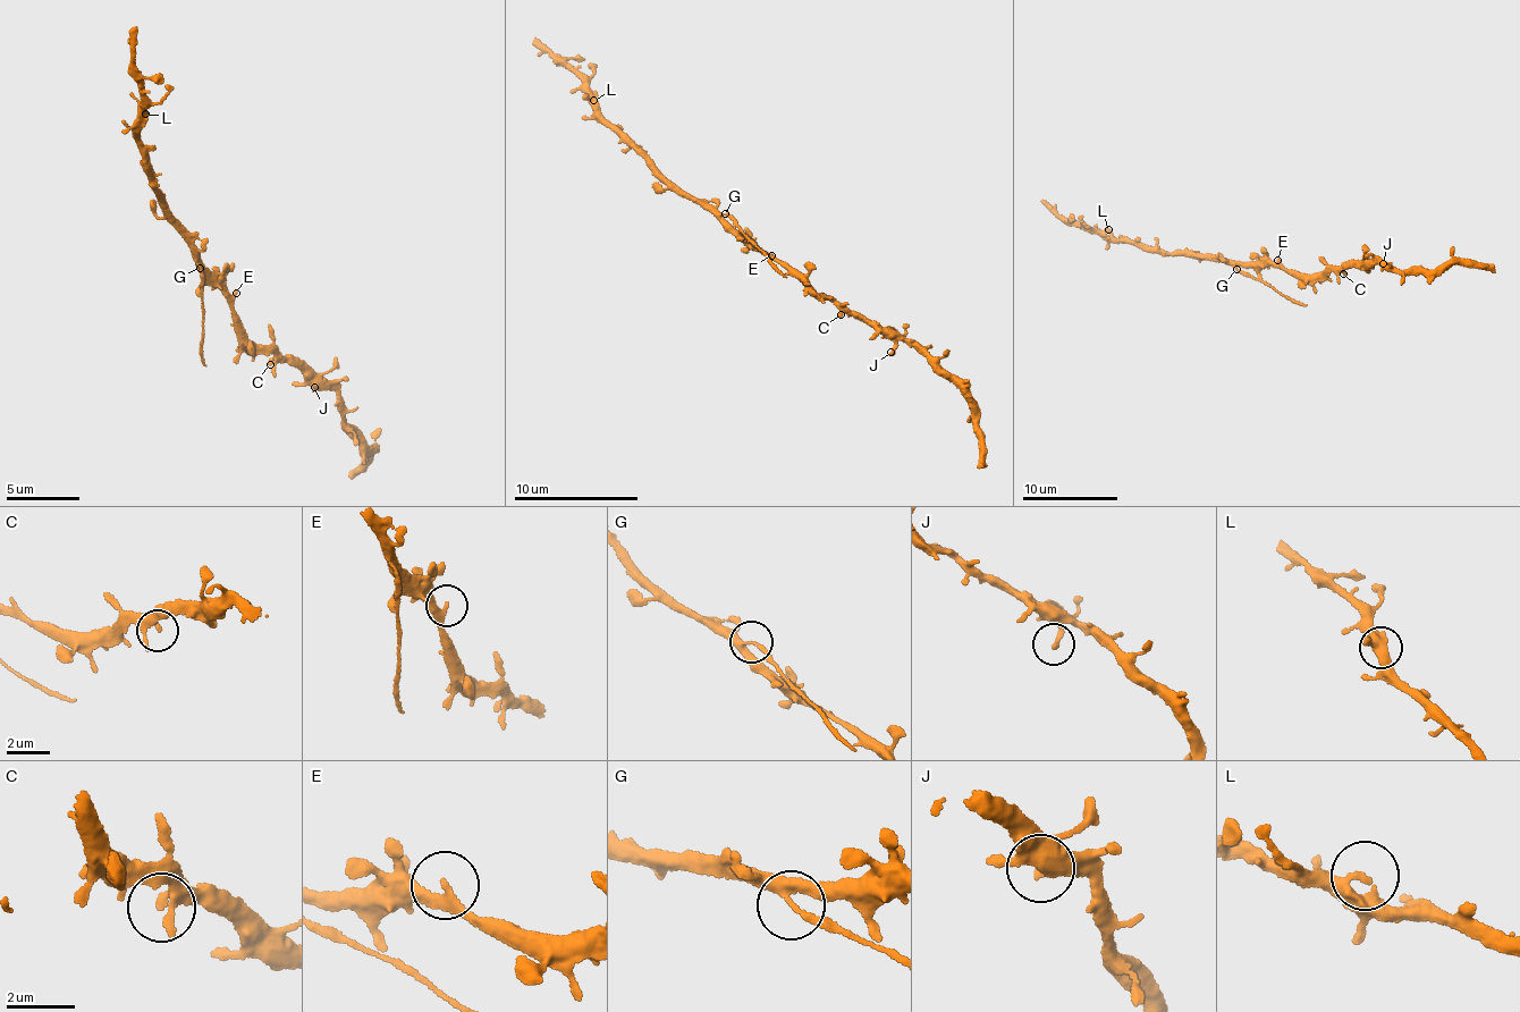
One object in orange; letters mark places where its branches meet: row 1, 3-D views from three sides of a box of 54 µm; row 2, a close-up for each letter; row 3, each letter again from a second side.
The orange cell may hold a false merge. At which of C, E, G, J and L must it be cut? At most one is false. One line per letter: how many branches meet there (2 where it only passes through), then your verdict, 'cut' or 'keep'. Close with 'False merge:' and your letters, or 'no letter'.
C: 3 branches meet; keep
E: 2 branches meet; keep
G: 3 branches meet; cut
J: 1 branches meet; keep
L: 3 branches meet; keep
False merge: G

